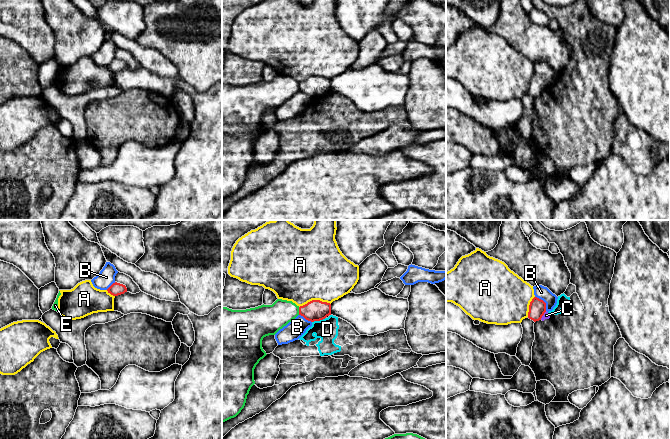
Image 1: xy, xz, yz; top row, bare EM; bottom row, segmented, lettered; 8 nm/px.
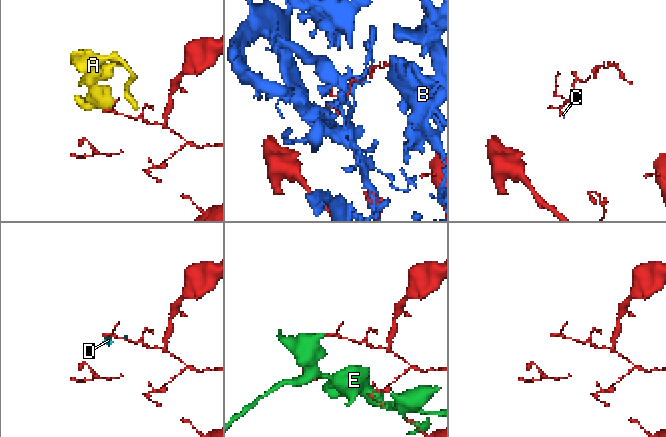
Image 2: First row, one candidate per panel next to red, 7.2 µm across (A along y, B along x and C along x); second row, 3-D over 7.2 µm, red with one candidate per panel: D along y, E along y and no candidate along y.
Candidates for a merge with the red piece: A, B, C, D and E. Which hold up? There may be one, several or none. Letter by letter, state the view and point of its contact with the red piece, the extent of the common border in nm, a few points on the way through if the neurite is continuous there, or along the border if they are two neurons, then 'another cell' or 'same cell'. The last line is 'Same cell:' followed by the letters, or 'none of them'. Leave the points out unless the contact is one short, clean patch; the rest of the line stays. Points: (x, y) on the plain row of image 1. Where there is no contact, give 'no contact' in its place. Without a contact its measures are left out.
A: contact xz (314, 76); length 260 nm; another cell
B: contact yz (544, 78); length 150 nm; another cell
C: contact yz (543, 90); length 90 nm; border yz (546, 87), (540, 95); another cell
D: contact xz (318, 96); length 120 nm; border xz (325, 93), (312, 98); another cell
E: contact xz (299, 87); length 60 nm; border xz (298, 83), (299, 90); another cell
Same cell: none of them

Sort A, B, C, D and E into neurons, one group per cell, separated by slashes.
A / B / C D / E

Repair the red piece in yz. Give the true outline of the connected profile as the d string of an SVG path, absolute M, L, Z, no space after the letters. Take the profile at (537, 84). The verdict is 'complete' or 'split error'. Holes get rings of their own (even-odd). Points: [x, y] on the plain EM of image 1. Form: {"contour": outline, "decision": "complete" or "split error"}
{"contour": "M534 73L529 81L528 94L534 98L539 97L545 88L546 79L541 75Z", "decision": "complete"}

